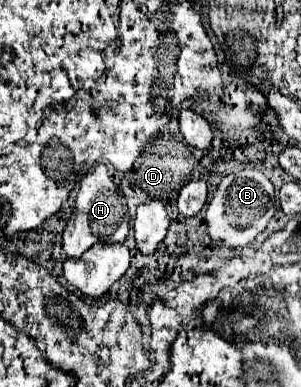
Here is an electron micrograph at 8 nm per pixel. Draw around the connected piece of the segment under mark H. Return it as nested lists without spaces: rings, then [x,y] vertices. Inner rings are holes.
[[[97,164],[91,172],[87,172],[81,180],[73,214],[63,230],[63,254],[67,258],[79,258],[85,250],[89,250],[93,244],[121,244],[125,242],[129,232],[129,210],[119,194],[119,188],[107,174],[105,164]]]

